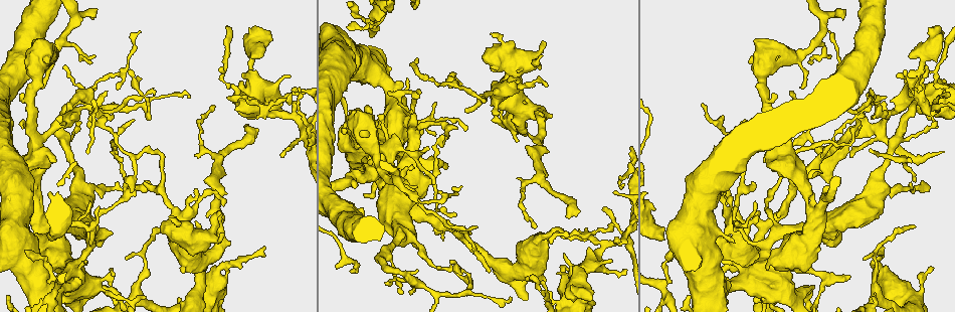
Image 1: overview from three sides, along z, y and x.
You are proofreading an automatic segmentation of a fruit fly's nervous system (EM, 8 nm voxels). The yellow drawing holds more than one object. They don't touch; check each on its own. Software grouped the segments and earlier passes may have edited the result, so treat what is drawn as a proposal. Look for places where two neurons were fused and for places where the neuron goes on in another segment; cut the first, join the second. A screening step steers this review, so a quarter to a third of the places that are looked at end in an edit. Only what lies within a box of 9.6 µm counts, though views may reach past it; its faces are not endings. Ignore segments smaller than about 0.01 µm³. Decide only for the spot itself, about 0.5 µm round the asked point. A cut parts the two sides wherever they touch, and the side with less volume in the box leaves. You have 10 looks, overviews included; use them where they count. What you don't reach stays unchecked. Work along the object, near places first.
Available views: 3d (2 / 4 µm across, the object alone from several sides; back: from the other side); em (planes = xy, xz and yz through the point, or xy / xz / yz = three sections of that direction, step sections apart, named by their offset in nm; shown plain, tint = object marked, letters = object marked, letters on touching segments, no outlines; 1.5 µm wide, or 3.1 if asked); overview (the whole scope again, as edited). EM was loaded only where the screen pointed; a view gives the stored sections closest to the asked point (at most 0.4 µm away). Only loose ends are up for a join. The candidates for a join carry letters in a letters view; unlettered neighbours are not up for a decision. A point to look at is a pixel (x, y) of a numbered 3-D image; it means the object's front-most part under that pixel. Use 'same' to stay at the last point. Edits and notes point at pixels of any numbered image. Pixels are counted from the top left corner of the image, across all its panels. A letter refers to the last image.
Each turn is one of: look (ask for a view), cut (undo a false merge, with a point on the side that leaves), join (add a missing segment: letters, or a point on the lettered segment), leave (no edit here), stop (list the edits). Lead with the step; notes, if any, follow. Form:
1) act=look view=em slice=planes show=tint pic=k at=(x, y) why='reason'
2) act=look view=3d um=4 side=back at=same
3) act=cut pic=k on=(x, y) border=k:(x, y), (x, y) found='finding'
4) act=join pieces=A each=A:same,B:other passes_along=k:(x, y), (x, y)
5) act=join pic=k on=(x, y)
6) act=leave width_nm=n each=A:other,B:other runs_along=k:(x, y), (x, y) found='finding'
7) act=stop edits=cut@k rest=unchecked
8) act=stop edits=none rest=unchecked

act=look view=em slice=planes show=letters pic=1 at=(222, 235) why='branch stops here'

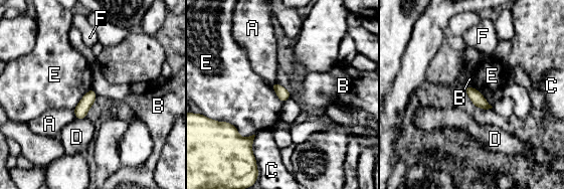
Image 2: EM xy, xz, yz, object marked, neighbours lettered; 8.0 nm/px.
act=leave each=A:other,B:other,C:other,D:other,E:other,F:other border=2:(218, 121), (254, 135) found='no lettered segment goes on from it'

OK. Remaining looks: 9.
act=look view=em slice=planes show=tint pic=1 at=(621, 188) why='sharp bend'

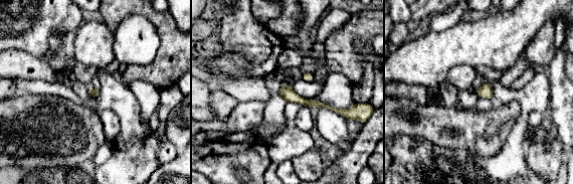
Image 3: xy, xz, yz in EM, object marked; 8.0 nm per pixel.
act=look view=em slice=planes show=letters at=same

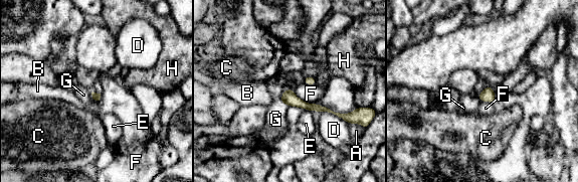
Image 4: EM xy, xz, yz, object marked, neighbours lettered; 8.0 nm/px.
act=leave width_nm=70 each=A:other,B:other,C:other,D:other,E:other,F:other,G:other,H:other border=4:(293, 89), (298, 97), (311, 104) found='all the same neuron'

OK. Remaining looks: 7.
act=look view=em slice=planes show=letters pic=1 at=(611, 261) why='branch stops here'

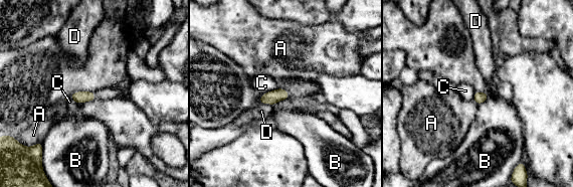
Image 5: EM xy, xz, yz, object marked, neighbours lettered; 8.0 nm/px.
act=leave each=A:other,B:other,C:other,D:other border=5:(96, 99), (77, 104) found='no lettered segment goes on from it'

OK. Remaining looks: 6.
act=look view=em slice=planes show=letters pic=1 at=(113, 276) why='branch stops here'

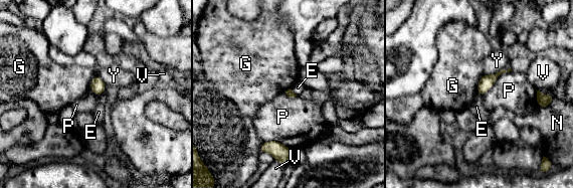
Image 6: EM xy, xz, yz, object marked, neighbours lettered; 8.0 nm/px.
act=leave longest_contact=P:300nm each=E:other,G:other,N:other,P:other,V:other,Y:other border=6:(105, 89), (98, 96) found='no lettered segment goes on from it'

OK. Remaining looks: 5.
act=stop edits=none rest=unchecked

